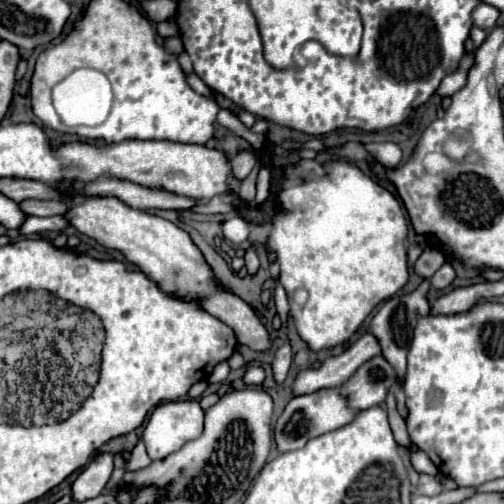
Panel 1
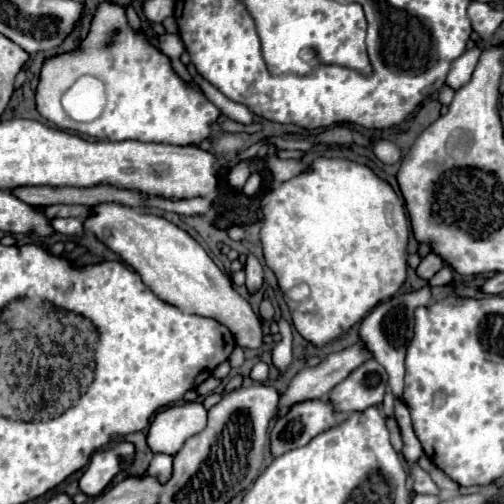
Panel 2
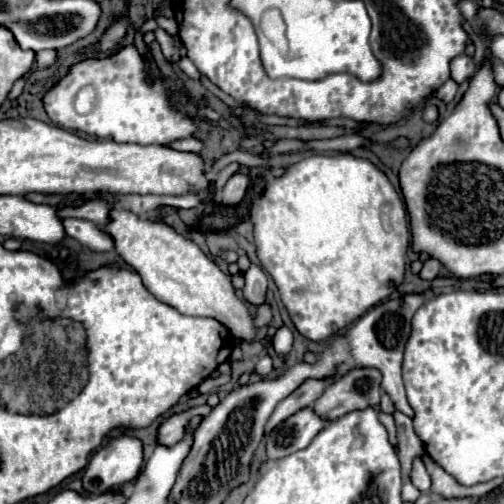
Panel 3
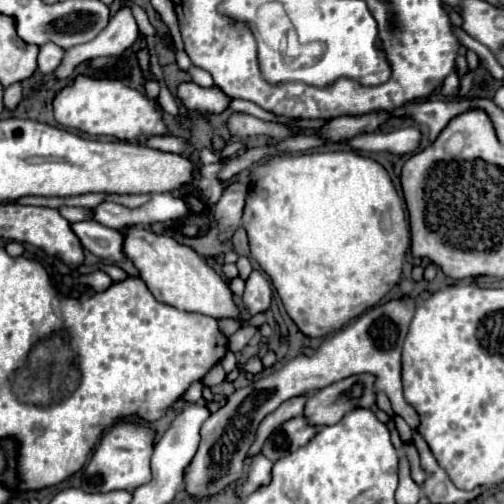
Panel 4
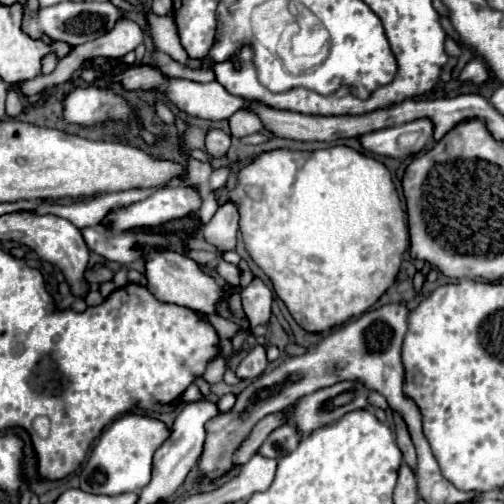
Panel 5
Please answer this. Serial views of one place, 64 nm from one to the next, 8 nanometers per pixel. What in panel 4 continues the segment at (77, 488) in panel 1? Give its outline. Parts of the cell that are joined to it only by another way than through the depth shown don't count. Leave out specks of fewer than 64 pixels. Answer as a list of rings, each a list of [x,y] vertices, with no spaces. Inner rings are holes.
[[[132,420],[116,422],[96,446],[88,466],[84,468],[82,490],[84,492],[112,492],[112,490],[136,490],[150,480],[150,456],[154,448],[156,430]]]

